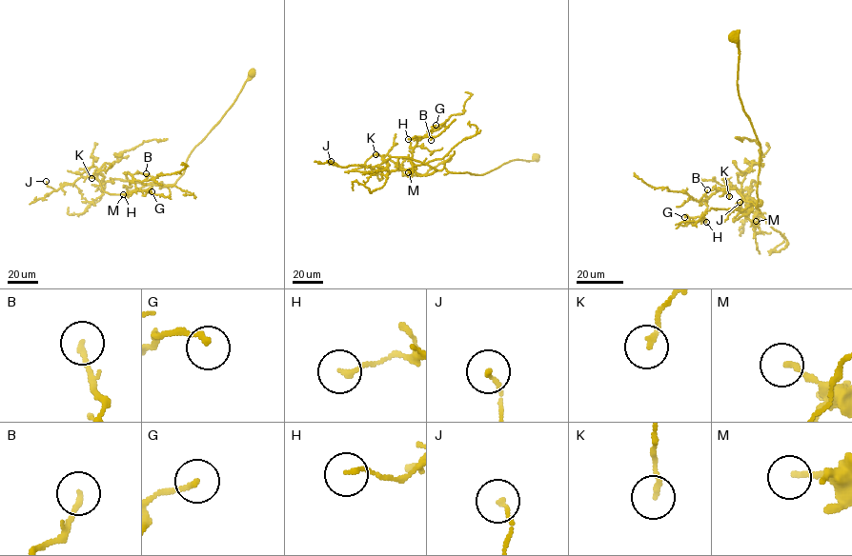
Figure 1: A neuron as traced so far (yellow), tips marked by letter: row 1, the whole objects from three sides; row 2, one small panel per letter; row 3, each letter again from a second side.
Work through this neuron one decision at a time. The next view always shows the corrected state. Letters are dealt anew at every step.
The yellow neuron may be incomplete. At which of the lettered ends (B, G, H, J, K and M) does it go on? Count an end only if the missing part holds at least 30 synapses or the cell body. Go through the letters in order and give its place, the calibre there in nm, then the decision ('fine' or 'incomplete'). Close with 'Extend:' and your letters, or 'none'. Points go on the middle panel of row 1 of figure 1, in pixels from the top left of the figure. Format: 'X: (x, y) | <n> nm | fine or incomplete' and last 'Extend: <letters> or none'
B: (431, 140) | 170 nm | fine
G: (436, 125) | 170 nm | fine
H: (408, 139) | 150 nm | fine
J: (331, 161) | 140 nm | fine
K: (375, 154) | 180 nm | fine
M: (408, 172) | 180 nm | fine
Extend: none

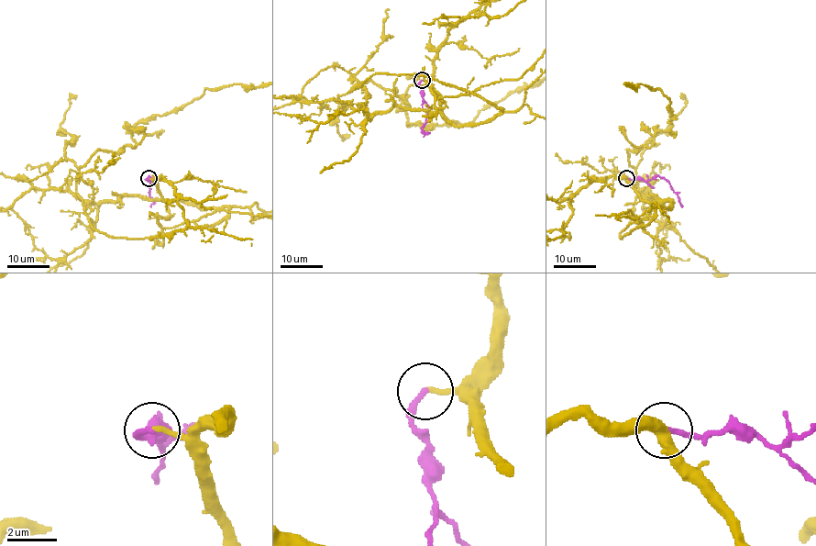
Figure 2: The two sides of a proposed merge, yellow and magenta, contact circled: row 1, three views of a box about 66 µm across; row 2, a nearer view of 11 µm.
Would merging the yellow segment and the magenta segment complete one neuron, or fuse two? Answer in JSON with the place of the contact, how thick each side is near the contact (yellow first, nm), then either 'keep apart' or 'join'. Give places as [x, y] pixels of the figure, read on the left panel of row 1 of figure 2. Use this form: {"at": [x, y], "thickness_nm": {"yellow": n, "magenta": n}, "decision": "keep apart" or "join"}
{"at": [148, 178], "thickness_nm": {"yellow": 200, "magenta": 240}, "decision": "keep apart"}

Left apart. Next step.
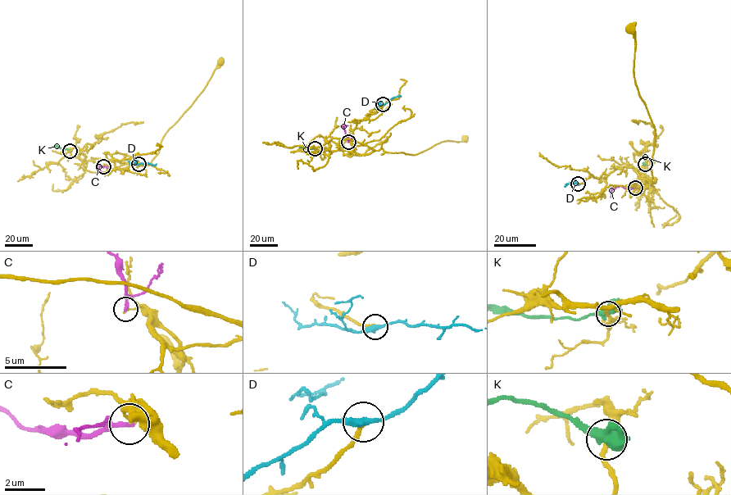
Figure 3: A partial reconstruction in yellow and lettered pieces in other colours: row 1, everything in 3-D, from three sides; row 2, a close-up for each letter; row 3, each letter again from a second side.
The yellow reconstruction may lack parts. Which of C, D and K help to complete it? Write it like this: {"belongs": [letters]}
{"belongs": ["D"]}

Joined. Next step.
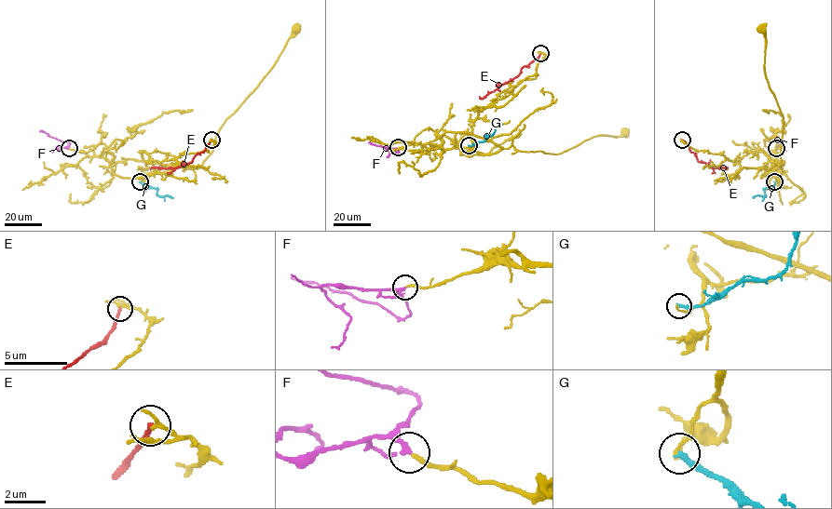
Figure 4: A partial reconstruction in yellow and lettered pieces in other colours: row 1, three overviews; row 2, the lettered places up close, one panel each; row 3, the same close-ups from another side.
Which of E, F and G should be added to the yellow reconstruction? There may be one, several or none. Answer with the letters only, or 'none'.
F

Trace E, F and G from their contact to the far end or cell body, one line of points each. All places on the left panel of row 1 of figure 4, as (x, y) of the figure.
E: (211, 140), (192, 162), (171, 168), (150, 168)
F: (69, 148), (69, 142), (39, 131)
G: (140, 182), (149, 188), (157, 188), (159, 195), (173, 198)

